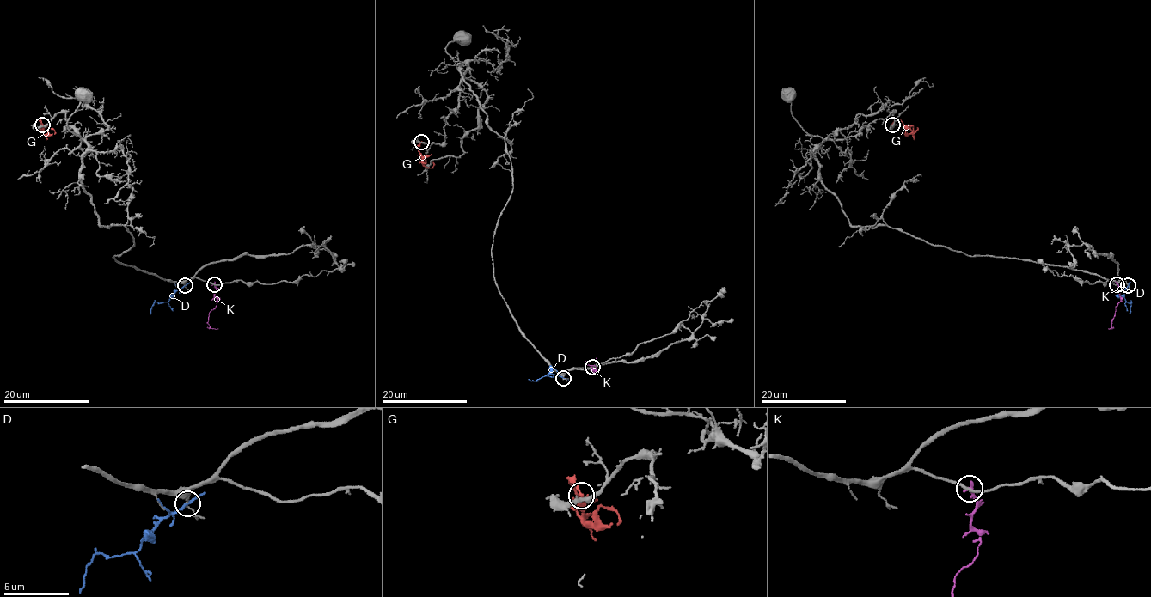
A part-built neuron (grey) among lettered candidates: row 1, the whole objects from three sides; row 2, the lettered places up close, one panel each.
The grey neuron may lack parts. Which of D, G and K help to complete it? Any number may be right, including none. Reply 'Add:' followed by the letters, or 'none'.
Add: none

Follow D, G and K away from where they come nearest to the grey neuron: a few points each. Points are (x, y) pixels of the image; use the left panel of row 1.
D: (185, 285), (168, 300), (155, 302), (149, 315)
G: (42, 124), (43, 130), (52, 129), (55, 131), (54, 134)
K: (213, 284), (217, 301), (209, 313), (207, 324), (217, 329)

